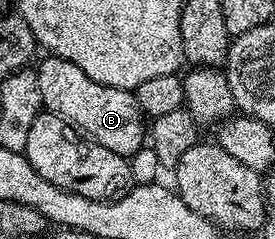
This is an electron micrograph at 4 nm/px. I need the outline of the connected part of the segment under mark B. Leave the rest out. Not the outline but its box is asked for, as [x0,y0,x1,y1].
[37,56,149,160]

